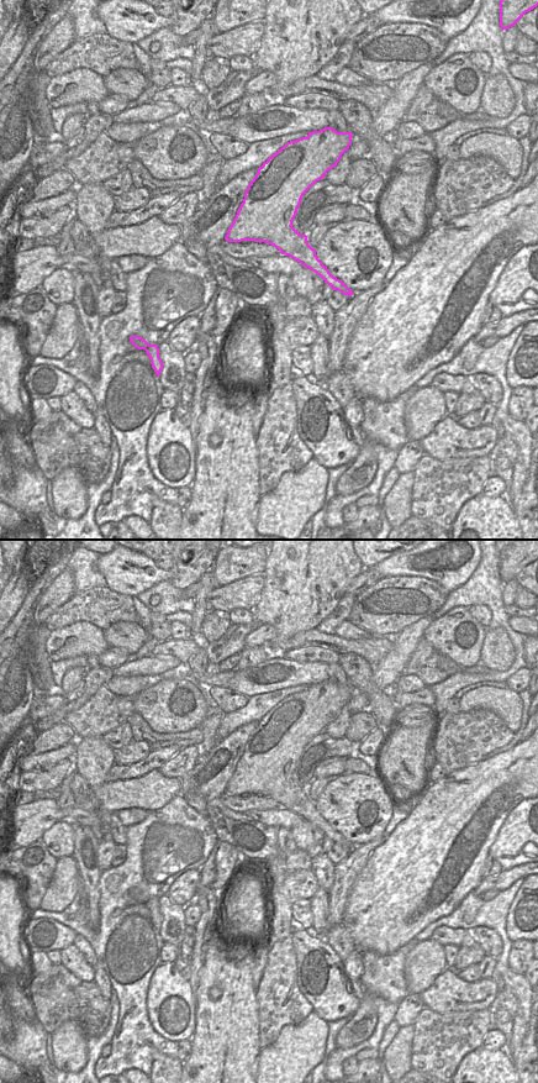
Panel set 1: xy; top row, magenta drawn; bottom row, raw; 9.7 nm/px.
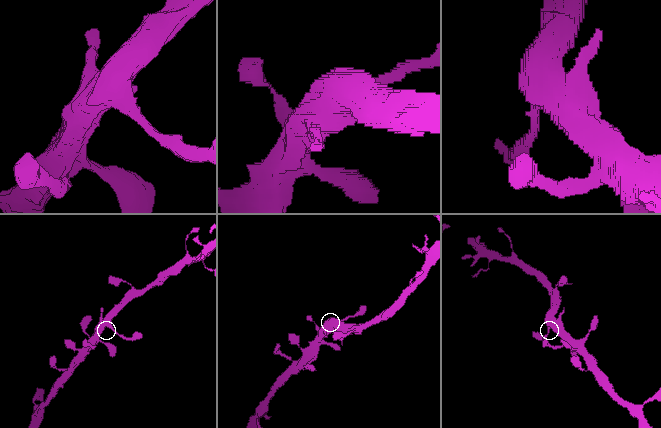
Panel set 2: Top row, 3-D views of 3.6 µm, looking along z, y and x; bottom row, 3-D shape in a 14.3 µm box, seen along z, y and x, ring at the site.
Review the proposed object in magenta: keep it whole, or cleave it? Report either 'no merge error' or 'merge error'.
no merge error

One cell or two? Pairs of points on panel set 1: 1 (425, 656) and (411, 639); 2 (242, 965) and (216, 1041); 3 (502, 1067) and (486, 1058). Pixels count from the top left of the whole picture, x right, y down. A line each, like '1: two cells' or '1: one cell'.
1: two cells
2: one cell
3: one cell

